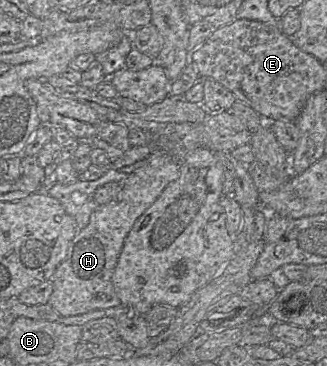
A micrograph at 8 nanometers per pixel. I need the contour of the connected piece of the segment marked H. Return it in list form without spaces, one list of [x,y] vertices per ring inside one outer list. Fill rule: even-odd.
[[[152,148],[147,161],[127,174],[121,183],[119,197],[97,206],[88,224],[78,230],[67,254],[49,279],[53,292],[48,304],[62,316],[74,316],[93,310],[120,308],[121,302],[112,283],[112,276],[123,243],[135,221],[158,198],[165,187],[179,177],[179,164],[161,150]]]

